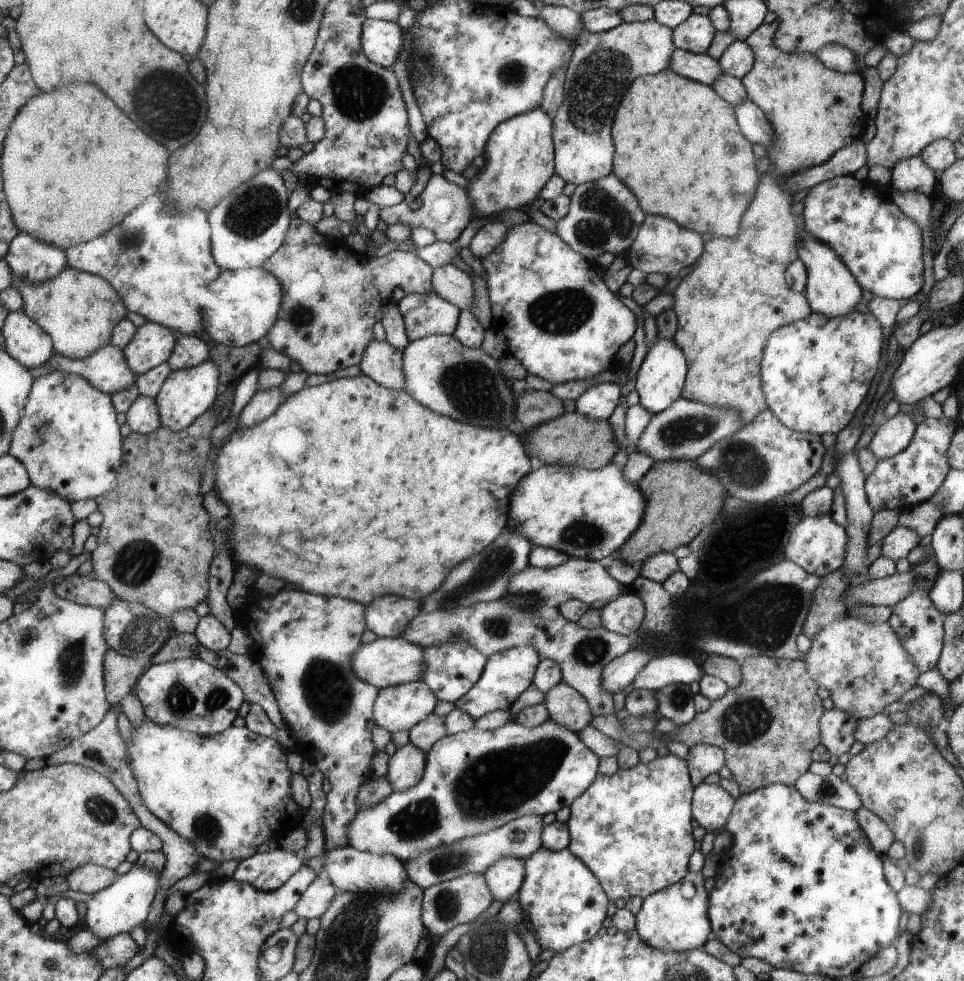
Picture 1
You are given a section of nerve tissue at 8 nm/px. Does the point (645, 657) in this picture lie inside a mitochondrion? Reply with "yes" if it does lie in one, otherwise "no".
no

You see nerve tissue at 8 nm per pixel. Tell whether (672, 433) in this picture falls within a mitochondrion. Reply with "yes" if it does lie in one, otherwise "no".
yes

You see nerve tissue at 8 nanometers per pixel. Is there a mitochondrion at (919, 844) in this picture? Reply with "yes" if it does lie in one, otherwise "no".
yes

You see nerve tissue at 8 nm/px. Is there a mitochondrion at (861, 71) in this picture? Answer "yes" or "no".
no

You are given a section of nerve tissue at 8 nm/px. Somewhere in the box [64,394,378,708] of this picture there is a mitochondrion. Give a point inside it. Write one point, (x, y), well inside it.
(135, 564)

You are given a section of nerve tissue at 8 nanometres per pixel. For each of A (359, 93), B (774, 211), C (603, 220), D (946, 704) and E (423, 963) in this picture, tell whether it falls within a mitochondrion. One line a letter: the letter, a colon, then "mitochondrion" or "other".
A: mitochondrion
B: other
C: mitochondrion
D: other
E: other

